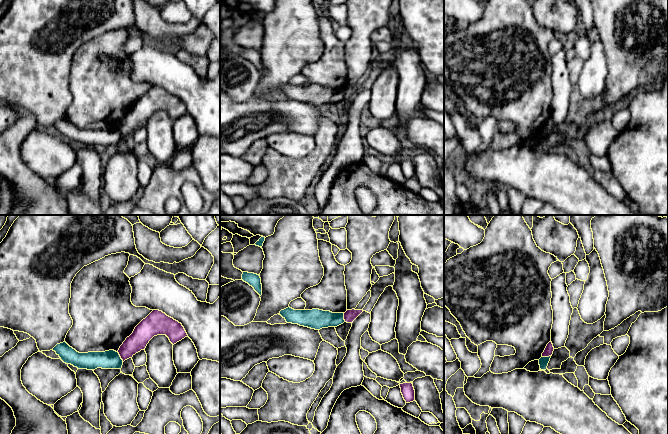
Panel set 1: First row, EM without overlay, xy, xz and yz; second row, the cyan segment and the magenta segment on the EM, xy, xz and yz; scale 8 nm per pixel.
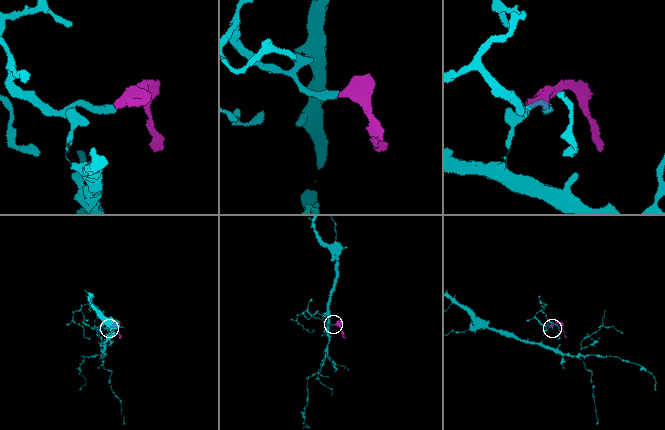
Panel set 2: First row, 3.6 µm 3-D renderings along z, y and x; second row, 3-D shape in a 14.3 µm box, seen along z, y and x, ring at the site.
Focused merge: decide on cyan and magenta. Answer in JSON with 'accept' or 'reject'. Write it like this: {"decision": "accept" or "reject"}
{"decision": "reject"}

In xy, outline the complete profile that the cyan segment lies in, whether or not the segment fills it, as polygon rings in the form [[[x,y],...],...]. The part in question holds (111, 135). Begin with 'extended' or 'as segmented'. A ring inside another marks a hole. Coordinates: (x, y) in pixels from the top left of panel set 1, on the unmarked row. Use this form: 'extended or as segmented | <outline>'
as segmented | [[[63,118],[57,120],[53,127],[56,128],[64,139],[71,140],[78,145],[121,145],[123,141],[123,136],[119,129],[114,126],[79,129],[66,118]]]

